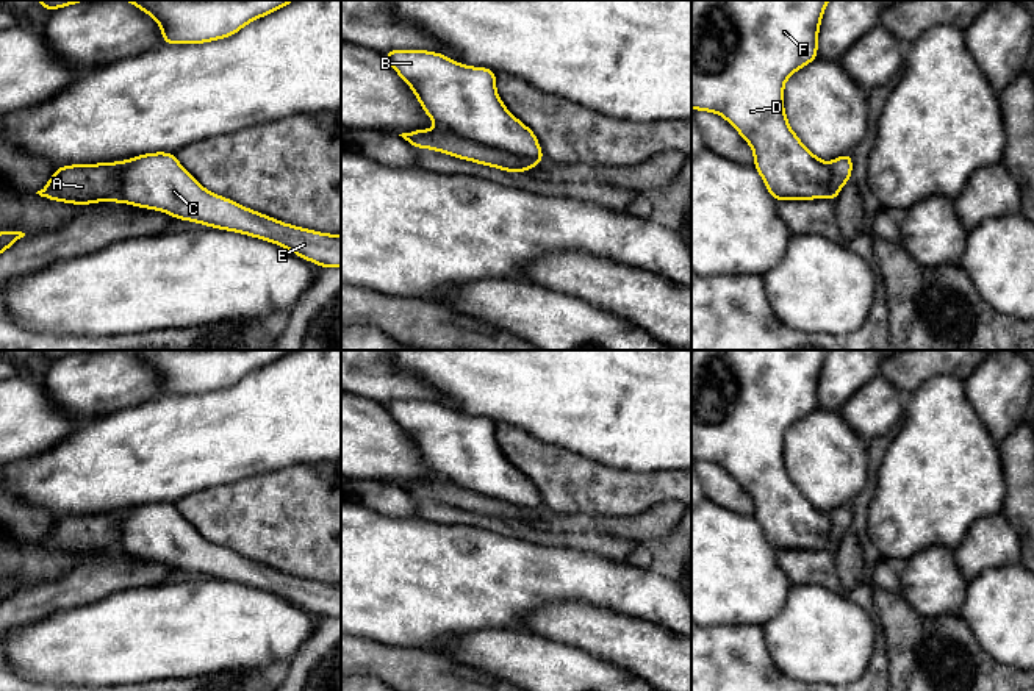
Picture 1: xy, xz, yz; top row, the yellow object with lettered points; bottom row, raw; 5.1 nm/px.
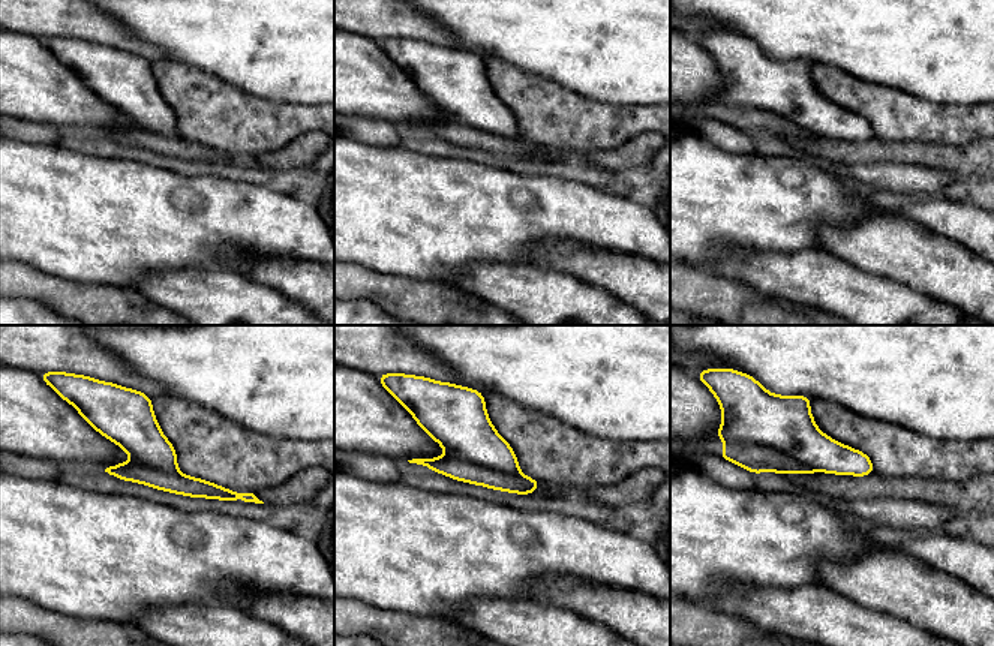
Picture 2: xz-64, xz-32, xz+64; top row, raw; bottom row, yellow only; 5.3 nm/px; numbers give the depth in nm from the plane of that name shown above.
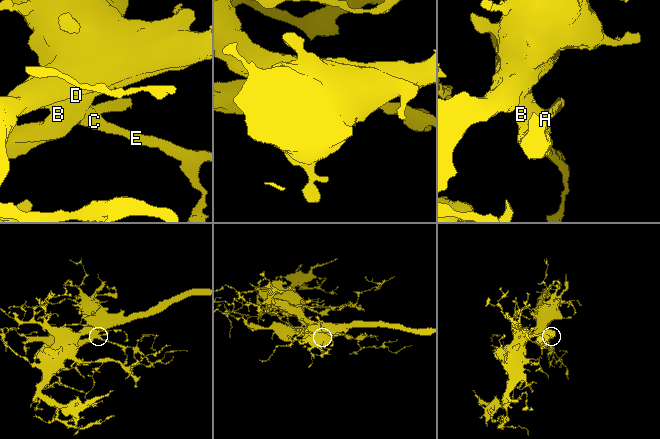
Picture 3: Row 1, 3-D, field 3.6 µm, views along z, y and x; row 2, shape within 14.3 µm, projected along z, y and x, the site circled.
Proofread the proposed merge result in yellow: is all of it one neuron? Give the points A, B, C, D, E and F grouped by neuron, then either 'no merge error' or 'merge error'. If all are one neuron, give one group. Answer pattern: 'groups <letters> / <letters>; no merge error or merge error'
groups A / B C D E F; merge error

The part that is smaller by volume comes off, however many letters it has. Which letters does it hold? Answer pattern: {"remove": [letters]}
{"remove": ["A"]}

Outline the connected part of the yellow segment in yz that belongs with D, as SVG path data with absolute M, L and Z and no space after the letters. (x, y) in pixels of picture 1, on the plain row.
M691 350L691 458L716 463L751 496L754 517L771 547L779 550L829 549L831 514L817 508L790 478L784 435L792 424L818 408L817 389L831 350Z

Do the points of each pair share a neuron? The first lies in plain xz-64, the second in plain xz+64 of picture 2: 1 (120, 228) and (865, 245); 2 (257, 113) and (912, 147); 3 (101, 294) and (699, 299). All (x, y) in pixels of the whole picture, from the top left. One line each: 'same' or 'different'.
1: different
2: different
3: same

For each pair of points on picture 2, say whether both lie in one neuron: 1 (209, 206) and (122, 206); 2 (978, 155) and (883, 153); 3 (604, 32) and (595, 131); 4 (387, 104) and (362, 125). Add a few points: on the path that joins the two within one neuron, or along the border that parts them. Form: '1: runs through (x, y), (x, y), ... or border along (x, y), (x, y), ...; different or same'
1: runs through (188, 206), (143, 206); same
2: runs through (954, 155), (907, 153); same
3: border along (565, 87), (610, 104), (633, 104); different
4: border along (350, 114), (381, 119), (399, 126); different

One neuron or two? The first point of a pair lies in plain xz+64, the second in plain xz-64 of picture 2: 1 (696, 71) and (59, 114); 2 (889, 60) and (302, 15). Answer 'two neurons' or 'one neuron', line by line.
1: one neuron
2: one neuron

